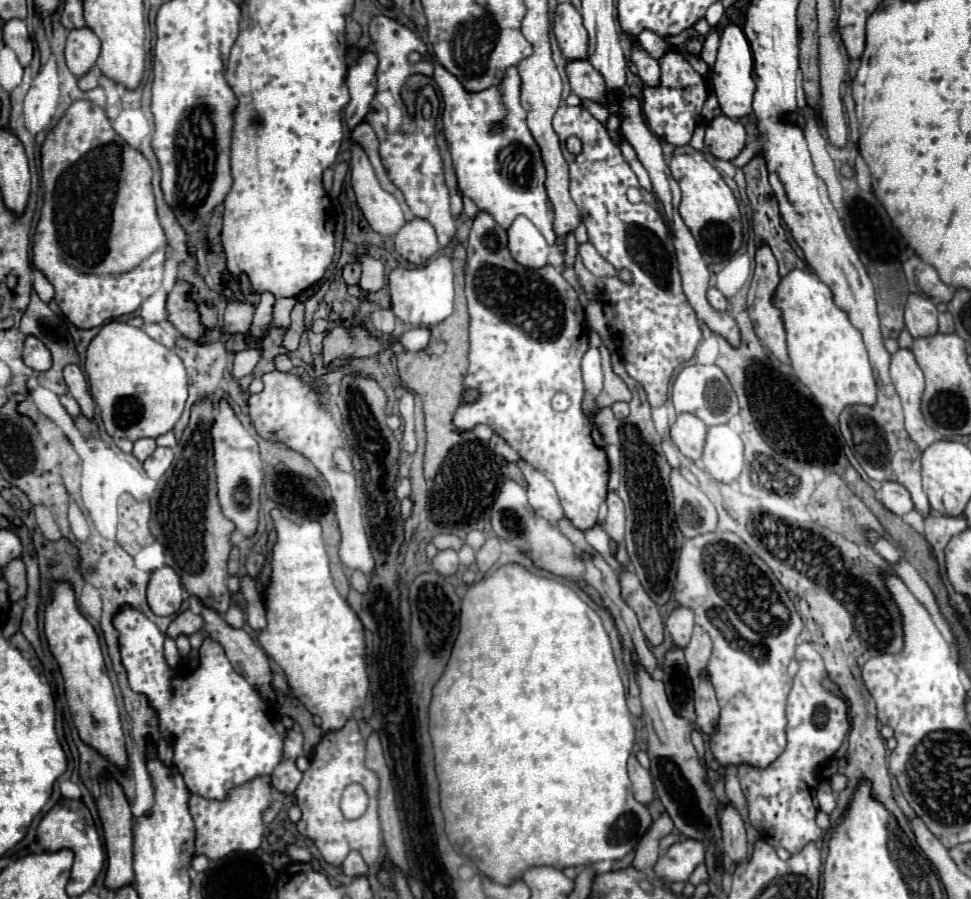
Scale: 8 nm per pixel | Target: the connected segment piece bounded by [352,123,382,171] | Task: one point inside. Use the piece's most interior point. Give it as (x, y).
(364, 134)

